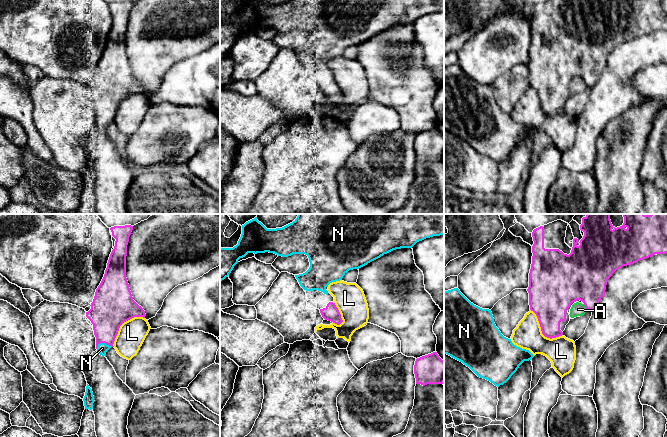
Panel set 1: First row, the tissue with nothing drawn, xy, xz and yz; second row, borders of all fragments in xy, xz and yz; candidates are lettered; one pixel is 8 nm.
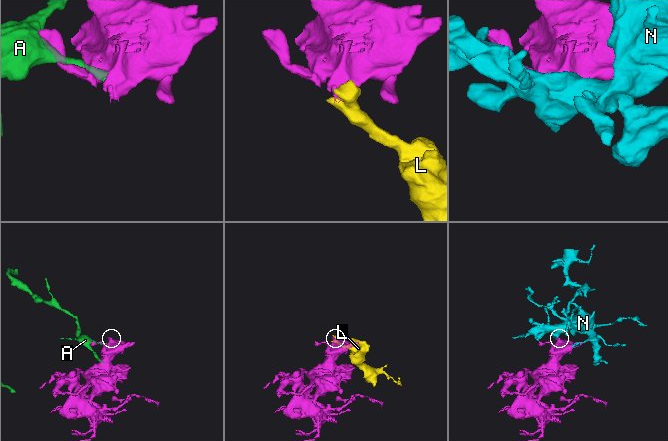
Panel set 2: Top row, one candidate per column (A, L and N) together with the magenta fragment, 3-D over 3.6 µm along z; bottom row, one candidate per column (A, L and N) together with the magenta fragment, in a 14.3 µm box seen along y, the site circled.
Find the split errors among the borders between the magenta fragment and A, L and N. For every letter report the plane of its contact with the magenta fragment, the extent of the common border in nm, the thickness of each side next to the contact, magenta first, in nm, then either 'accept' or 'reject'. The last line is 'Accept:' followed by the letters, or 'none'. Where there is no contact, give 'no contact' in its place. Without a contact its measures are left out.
A: meets magenta in yz; contact 60 nm long; 400 nm thick on the magenta side, 110 nm on the other; reject
L: meets magenta in yz; contact 340 nm long; 320 nm thick on the magenta side, 240 nm on the other; reject
N: meets magenta in xy; contact 140 nm long; 300 nm thick on the magenta side, 90 nm on the other; accept
Accept: N

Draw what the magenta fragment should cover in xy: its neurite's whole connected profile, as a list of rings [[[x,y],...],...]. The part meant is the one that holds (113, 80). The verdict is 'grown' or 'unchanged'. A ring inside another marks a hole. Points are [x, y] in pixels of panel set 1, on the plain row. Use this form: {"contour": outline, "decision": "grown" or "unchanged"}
{"contour": [[[131,1],[114,2],[110,4],[113,17],[112,28],[107,39],[104,53],[96,65],[93,78],[85,84],[86,96],[92,102],[96,113],[97,128],[105,133],[106,128],[111,123],[114,123],[113,120],[120,102],[134,93],[145,94],[146,92],[143,84],[133,76],[126,54],[127,21],[132,6],[133,2]]], "decision": "grown"}

